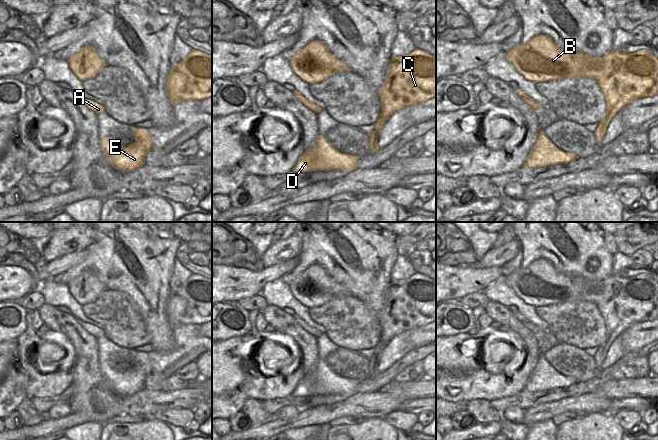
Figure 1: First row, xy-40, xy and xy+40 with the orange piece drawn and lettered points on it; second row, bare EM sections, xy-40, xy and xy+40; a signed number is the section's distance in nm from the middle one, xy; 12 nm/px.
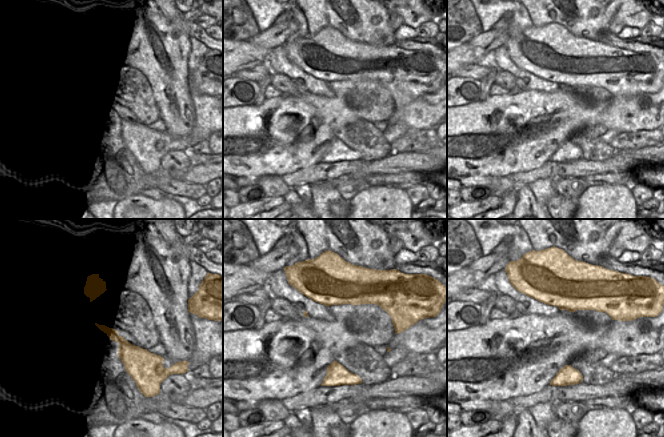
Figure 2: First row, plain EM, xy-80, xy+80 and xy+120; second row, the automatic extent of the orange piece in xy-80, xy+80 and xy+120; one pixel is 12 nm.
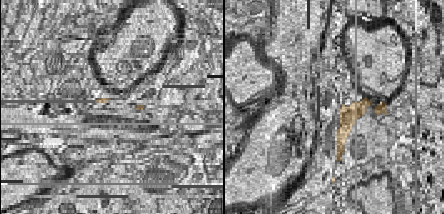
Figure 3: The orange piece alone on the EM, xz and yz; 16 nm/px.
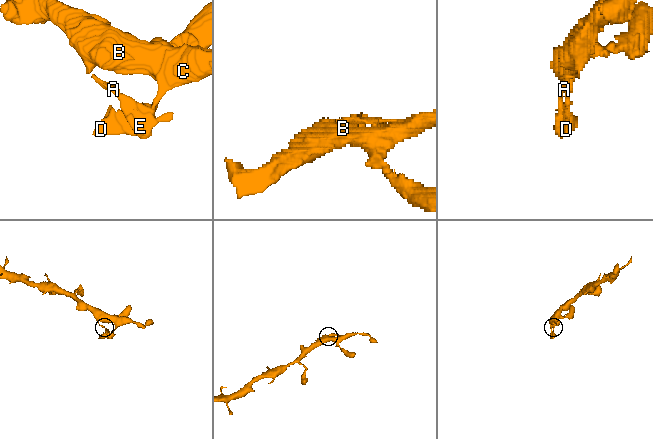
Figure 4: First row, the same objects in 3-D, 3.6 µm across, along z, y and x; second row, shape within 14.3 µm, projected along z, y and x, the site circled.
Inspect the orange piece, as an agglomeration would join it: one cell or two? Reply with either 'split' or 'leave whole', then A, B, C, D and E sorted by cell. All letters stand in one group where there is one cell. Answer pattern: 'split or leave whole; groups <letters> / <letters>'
split; groups A D E / B C

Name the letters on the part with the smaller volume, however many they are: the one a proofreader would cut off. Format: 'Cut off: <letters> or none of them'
Cut off: A, D, E.

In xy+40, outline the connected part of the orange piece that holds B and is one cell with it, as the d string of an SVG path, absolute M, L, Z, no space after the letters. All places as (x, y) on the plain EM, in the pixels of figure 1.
M537 259L526 268L505 276L505 280L521 300L535 308L568 301L595 303L605 322L608 345L630 326L652 321L658 316L658 282L649 275L621 277L612 274L602 281L593 281L582 276L569 277L559 272L549 260Z

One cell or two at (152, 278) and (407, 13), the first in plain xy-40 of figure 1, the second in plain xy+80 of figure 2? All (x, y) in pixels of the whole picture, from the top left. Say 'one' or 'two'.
two

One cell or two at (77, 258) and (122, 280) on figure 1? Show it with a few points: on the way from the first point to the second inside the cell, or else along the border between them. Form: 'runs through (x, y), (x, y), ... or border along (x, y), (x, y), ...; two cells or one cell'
border along (86, 248), (86, 257), (63, 273); two cells

